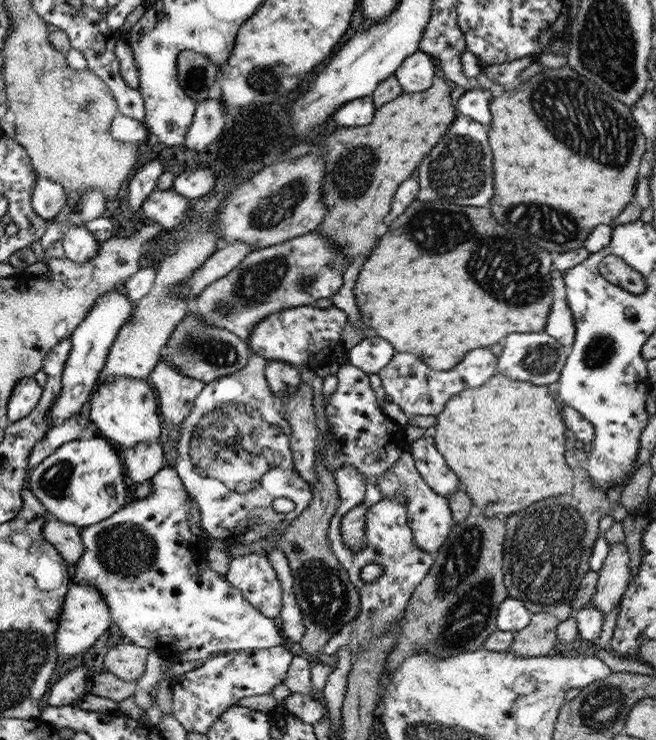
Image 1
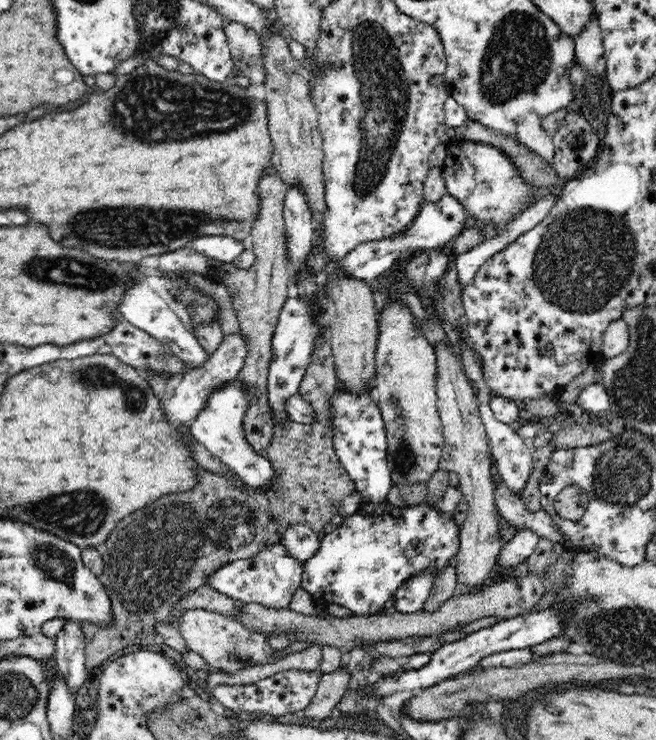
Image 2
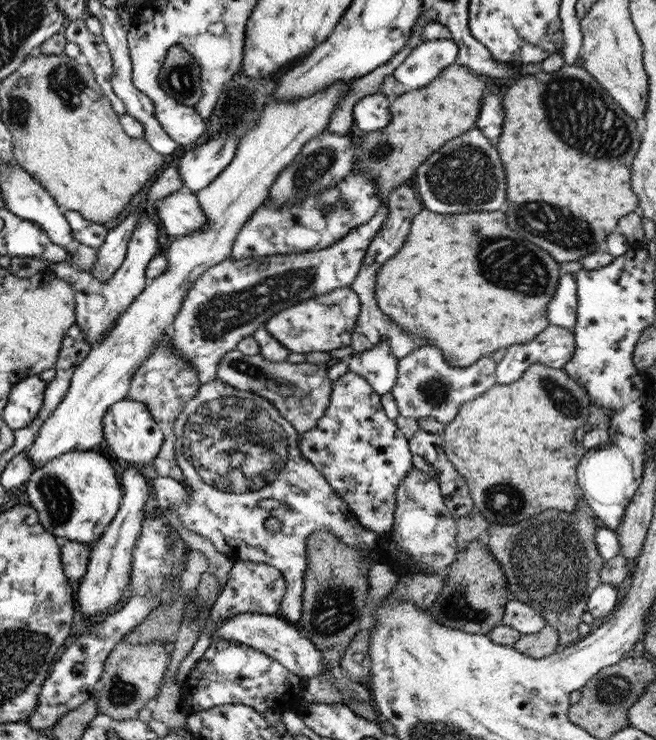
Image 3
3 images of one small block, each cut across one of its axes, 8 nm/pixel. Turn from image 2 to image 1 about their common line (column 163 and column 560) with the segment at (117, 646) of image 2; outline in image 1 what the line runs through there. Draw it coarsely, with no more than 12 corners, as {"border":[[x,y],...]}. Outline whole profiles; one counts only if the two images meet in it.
{"border":[[589,480],[506,520],[504,584],[559,622],[590,571],[601,516],[630,514]]}

